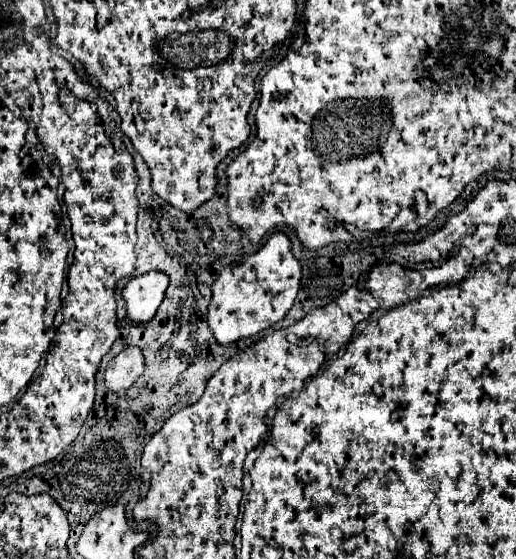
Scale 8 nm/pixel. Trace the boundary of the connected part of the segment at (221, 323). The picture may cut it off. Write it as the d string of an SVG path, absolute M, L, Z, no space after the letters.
M273 233L263 249L237 267L227 267L213 285L213 297L207 309L207 323L219 345L231 345L241 337L253 337L259 331L281 321L293 307L299 291L301 265L291 255L291 243L285 233Z

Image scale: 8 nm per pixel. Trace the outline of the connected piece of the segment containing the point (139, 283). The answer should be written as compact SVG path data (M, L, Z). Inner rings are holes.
M149 271L145 275L133 277L123 289L127 317L135 323L151 321L165 297L167 285L167 275L159 271Z

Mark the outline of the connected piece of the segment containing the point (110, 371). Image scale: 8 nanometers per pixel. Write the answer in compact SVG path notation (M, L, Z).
M125 347L105 369L105 385L111 393L123 393L143 373L143 355L139 347Z

